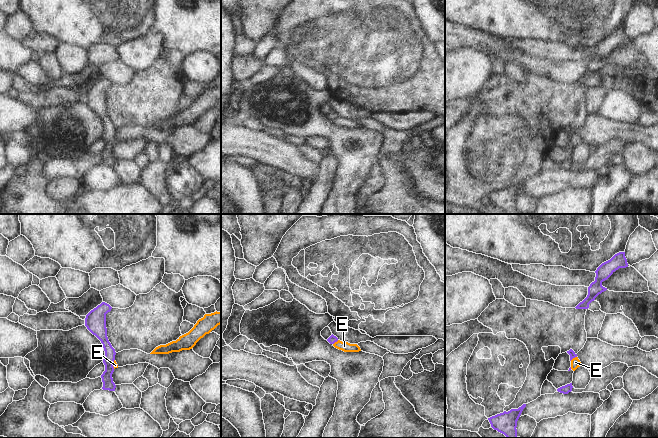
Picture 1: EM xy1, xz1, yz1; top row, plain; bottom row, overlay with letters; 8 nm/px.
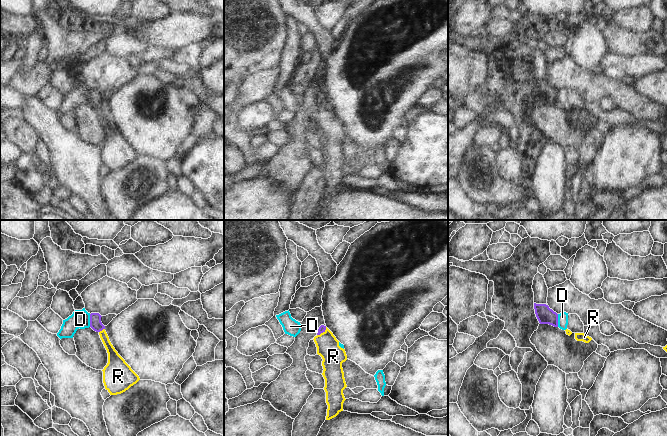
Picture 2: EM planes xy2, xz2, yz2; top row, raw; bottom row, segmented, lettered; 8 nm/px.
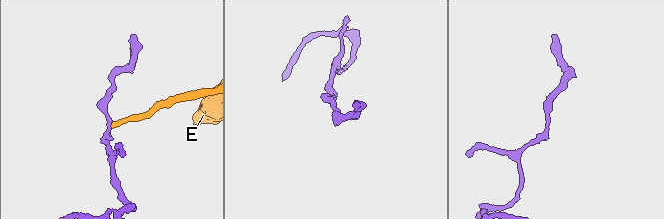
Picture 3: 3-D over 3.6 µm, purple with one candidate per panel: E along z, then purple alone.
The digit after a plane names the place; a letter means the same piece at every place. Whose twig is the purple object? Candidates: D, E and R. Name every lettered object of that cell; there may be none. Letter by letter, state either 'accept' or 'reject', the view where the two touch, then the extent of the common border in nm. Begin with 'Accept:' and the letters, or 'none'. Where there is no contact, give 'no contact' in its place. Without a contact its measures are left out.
Accept: R
D: reject | xy2 | 100 nm
E: reject | yz1 | 70 nm
R: accept | xy2 | 60 nm

